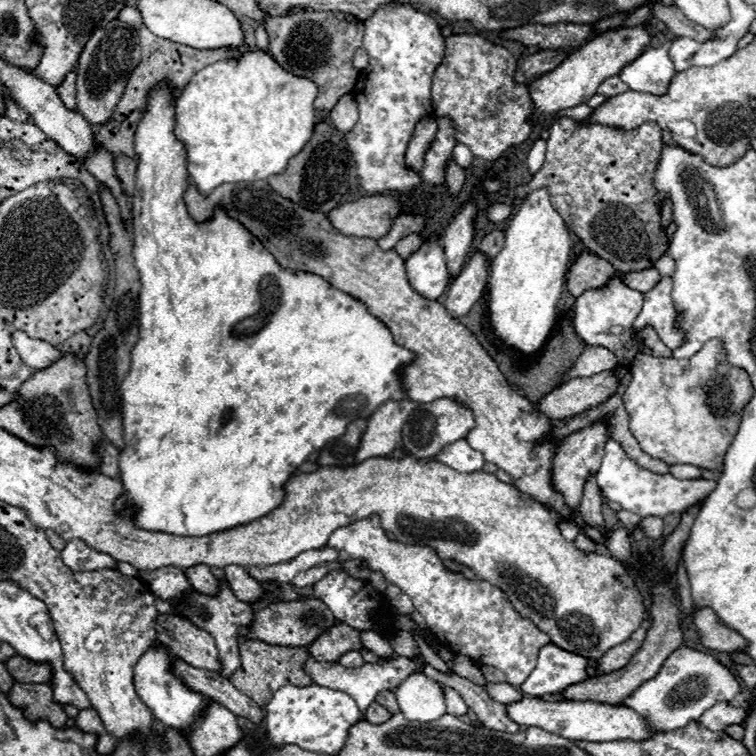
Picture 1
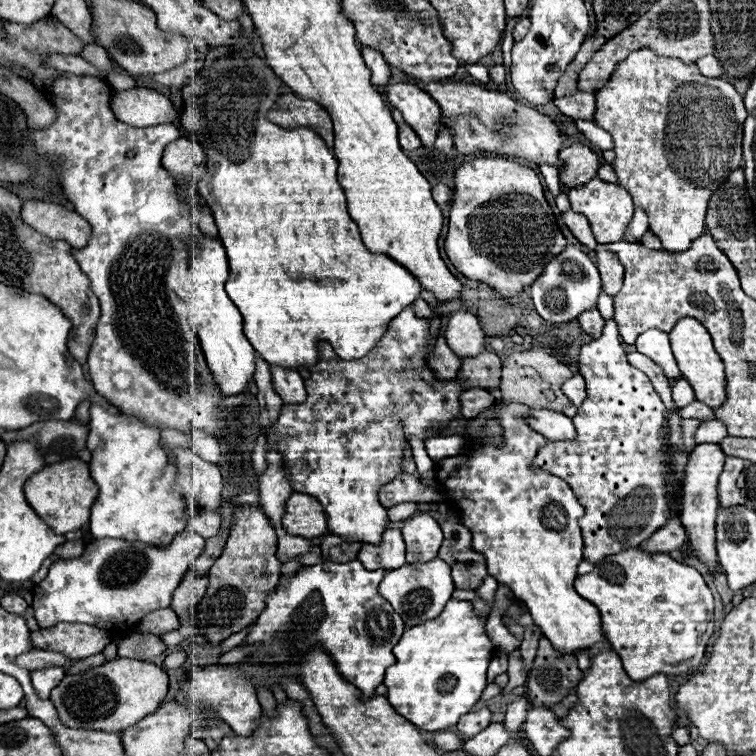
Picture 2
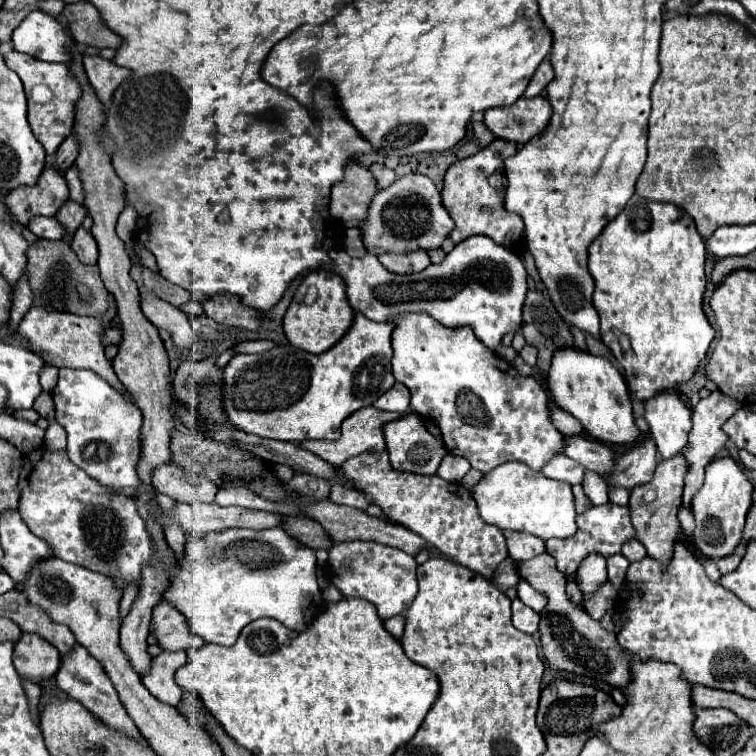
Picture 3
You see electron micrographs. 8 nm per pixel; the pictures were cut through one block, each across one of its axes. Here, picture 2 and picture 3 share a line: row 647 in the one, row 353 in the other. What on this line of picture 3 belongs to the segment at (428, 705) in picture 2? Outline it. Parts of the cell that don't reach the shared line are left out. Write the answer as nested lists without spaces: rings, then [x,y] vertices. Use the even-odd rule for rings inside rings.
[[[400,314],[392,318],[392,322],[396,324],[392,332],[394,378],[410,390],[412,394],[410,410],[438,424],[444,446],[450,452],[466,458],[472,468],[484,474],[504,462],[520,460],[526,462],[532,470],[542,470],[542,474],[548,478],[562,480],[572,486],[582,484],[584,468],[572,458],[560,454],[562,446],[566,446],[566,438],[558,432],[556,426],[552,426],[548,396],[534,378],[524,378],[520,374],[516,378],[516,368],[498,358],[492,350],[488,350],[468,326],[452,330],[442,326],[428,314]]]

